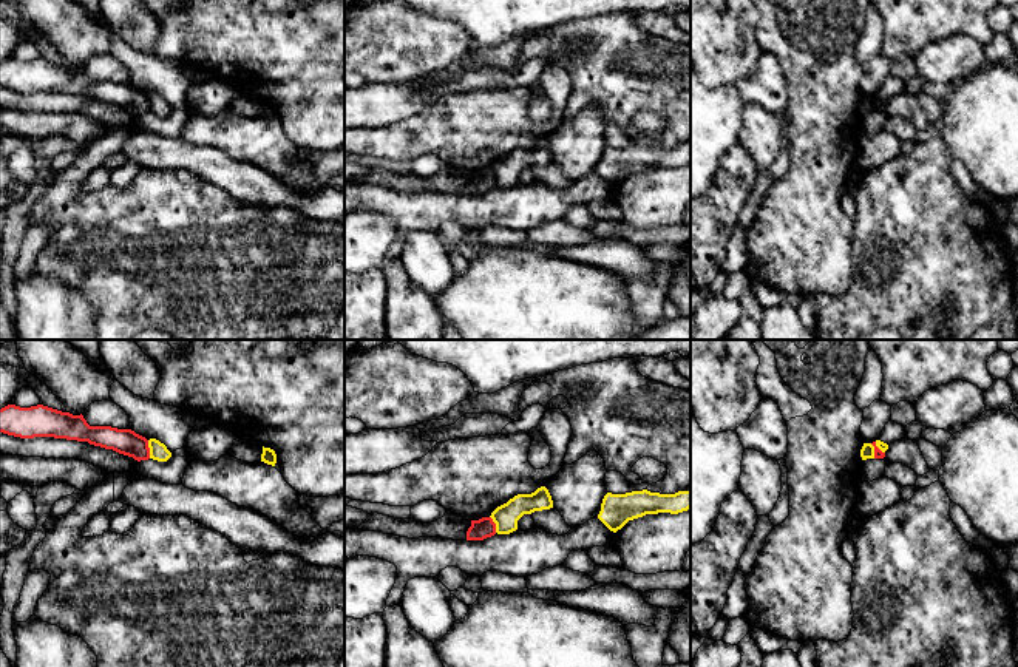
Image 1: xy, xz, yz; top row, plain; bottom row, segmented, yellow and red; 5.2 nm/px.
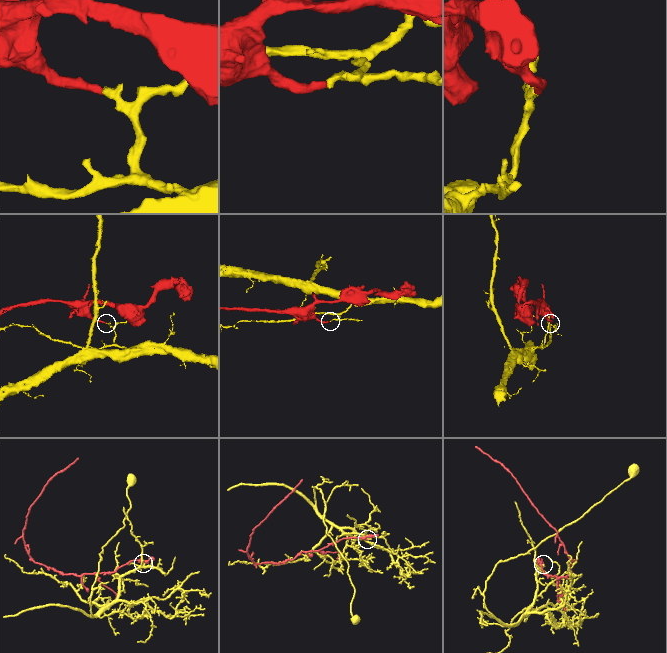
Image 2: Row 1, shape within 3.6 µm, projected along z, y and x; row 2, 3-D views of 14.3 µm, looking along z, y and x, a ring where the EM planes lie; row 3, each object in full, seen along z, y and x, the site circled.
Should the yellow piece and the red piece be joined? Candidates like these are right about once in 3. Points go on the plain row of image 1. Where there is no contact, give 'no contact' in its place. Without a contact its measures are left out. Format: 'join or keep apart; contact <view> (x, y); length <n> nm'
keep apart; contact xy (150, 104); length 100 nm

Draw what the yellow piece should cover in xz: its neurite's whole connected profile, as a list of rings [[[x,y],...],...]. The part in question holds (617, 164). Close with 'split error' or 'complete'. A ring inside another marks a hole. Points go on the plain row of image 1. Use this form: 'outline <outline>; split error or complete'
outline [[[647,144],[626,148],[607,147],[601,157],[598,173],[613,187],[629,174],[646,168],[670,167],[678,168],[691,162],[691,145],[675,148],[650,147]]]; complete

